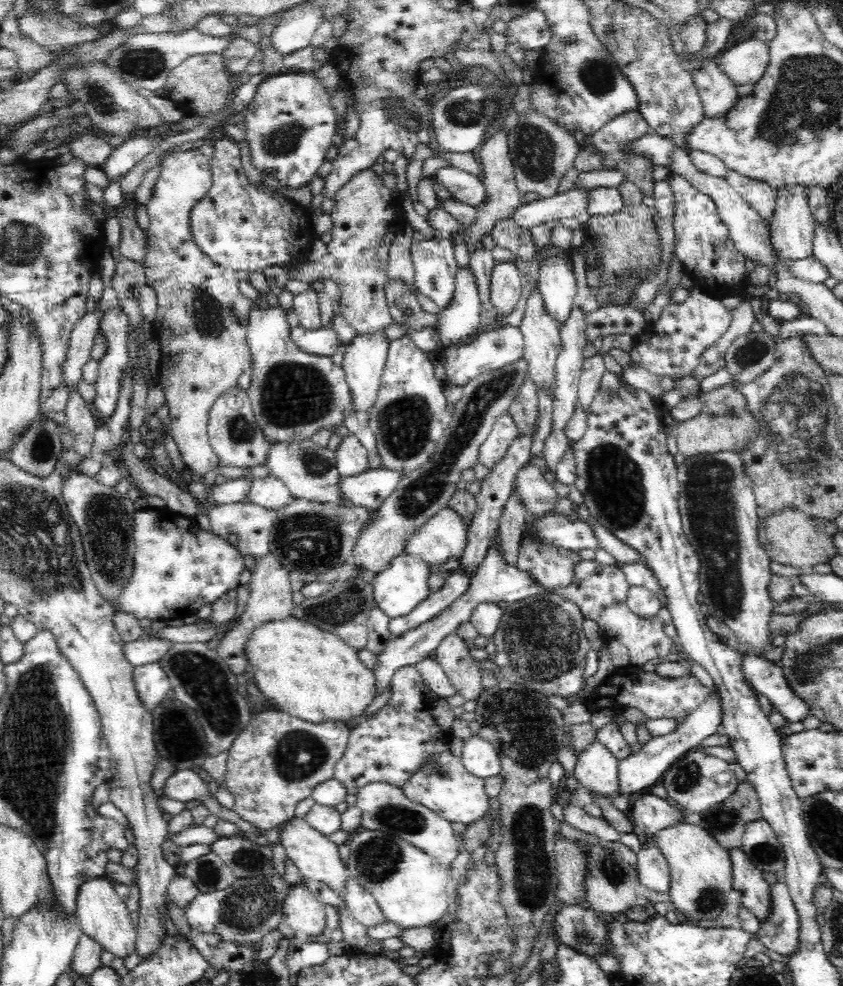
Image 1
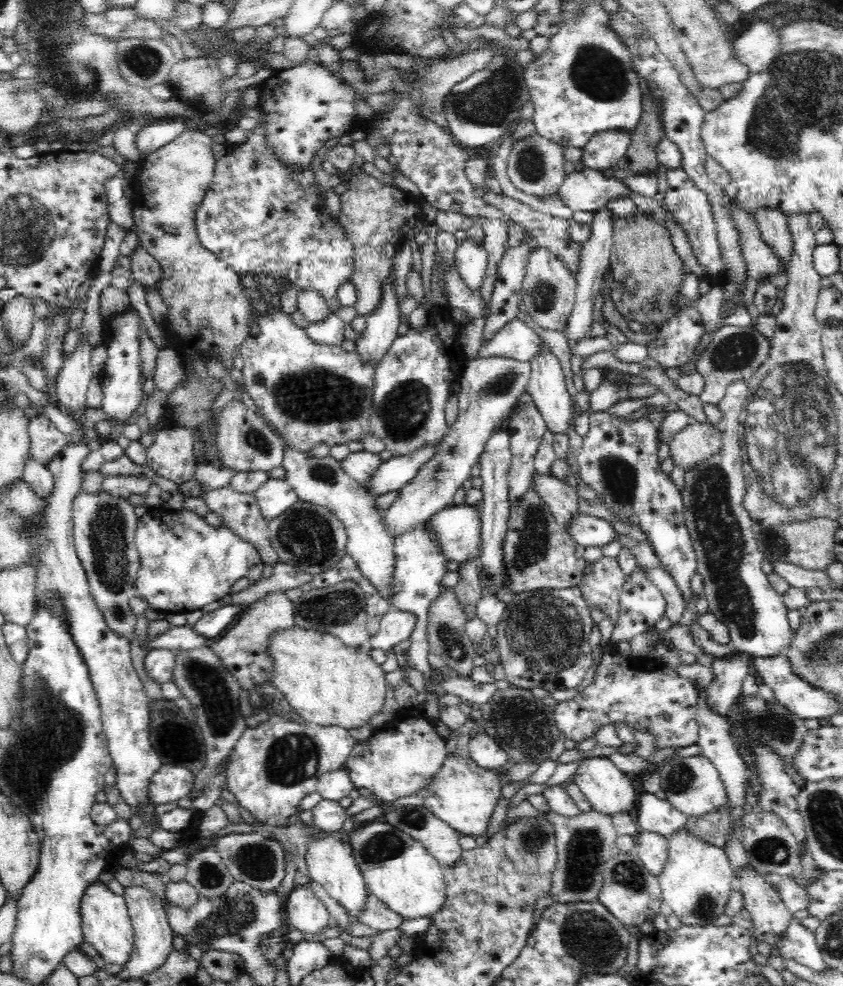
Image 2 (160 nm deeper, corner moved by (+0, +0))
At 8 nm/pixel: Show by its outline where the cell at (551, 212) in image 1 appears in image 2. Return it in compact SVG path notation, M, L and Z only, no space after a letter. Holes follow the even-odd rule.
M585 168L568 175L557 194L572 212L586 210L594 213L612 198L628 196L630 192L620 180L606 178L602 171Z

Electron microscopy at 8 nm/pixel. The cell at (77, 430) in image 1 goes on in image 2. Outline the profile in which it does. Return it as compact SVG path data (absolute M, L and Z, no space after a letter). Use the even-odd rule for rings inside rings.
M82 341L74 352L67 356L66 364L58 372L56 378L56 395L60 401L60 410L65 413L85 411L87 391L90 382L95 378L91 370L91 354L93 346Z

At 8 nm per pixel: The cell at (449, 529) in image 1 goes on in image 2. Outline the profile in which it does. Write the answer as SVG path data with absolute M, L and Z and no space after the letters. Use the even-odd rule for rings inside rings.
M453 505L432 516L428 531L446 560L462 563L479 558L481 515L475 506Z

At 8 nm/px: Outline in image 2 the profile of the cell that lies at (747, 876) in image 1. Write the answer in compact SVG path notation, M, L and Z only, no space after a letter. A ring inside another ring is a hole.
M754 868L743 869L736 877L735 887L743 893L745 908L750 912L754 935L782 937L792 921L792 914L772 888Z

